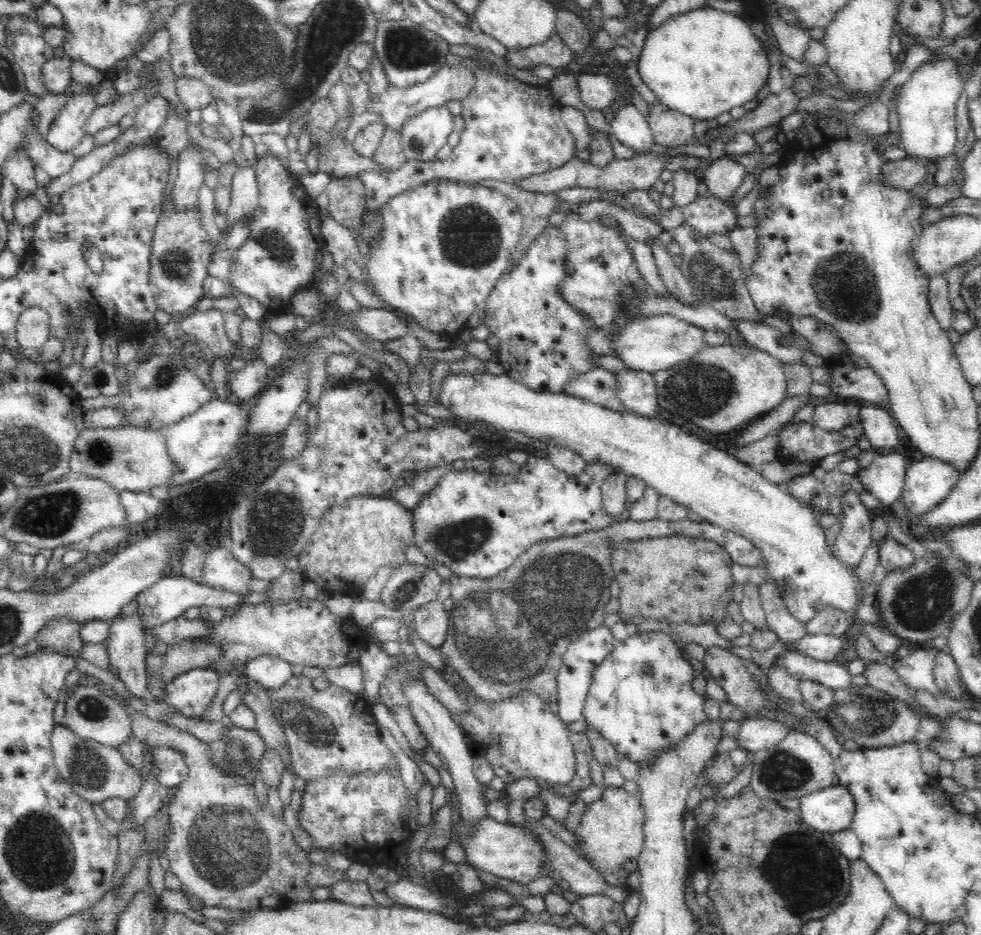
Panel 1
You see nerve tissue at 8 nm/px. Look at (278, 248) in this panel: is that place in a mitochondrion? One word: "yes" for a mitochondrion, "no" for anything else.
yes

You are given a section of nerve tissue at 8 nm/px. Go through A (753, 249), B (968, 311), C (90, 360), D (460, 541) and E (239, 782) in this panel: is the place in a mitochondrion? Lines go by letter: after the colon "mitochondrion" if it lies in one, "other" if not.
A: other
B: other
C: other
D: mitochondrion
E: mitochondrion

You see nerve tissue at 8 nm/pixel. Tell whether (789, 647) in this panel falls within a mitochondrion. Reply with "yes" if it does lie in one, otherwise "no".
no

